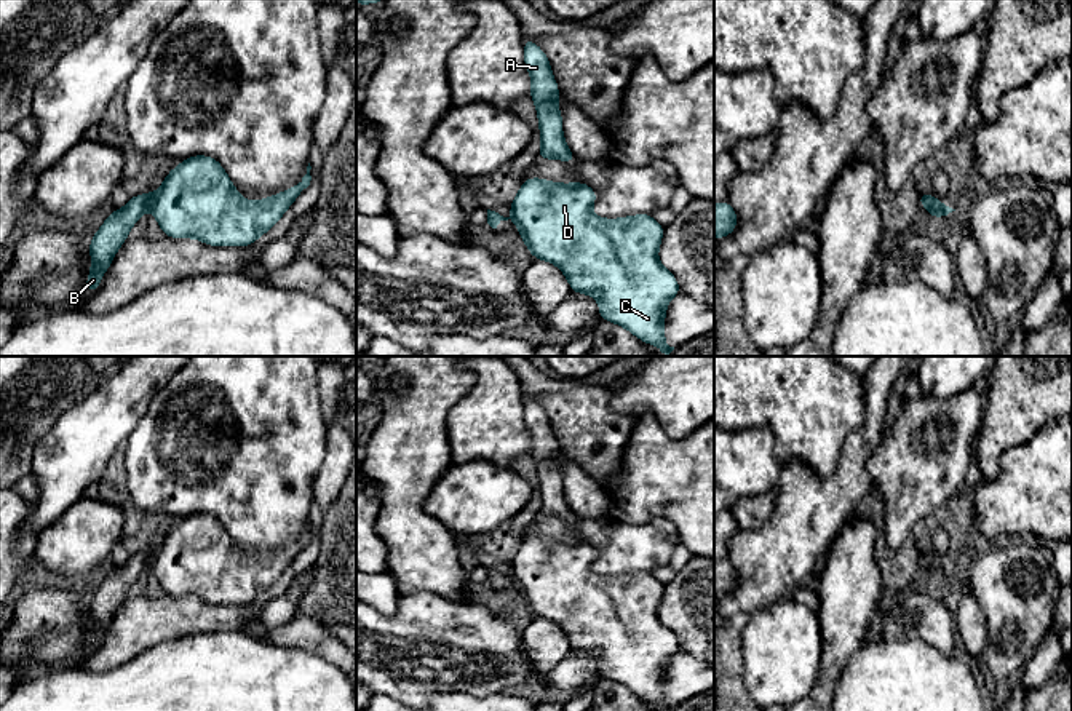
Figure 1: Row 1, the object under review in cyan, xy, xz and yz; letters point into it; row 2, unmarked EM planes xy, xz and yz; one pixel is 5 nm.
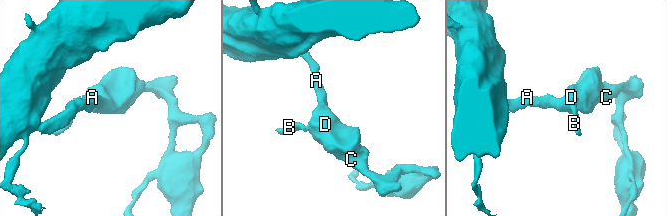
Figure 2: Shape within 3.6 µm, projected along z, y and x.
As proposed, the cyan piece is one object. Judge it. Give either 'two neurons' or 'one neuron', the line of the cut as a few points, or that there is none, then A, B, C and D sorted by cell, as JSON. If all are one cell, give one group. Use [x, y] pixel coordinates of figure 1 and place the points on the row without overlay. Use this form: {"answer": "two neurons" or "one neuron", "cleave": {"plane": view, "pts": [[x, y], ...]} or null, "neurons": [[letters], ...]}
{"answer": "two neurons", "cleave": {"plane": "xy", "pts": [[154, 553], [149, 564]]}, "neurons": [["A", "C", "D"], ["B"]]}

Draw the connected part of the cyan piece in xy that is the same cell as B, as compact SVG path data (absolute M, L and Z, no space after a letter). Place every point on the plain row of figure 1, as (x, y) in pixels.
M153 550L134 553L118 569L110 569L105 580L99 585L89 599L91 628L86 636L86 650L96 650L101 645L101 633L105 631L126 596L131 585L150 566Z

